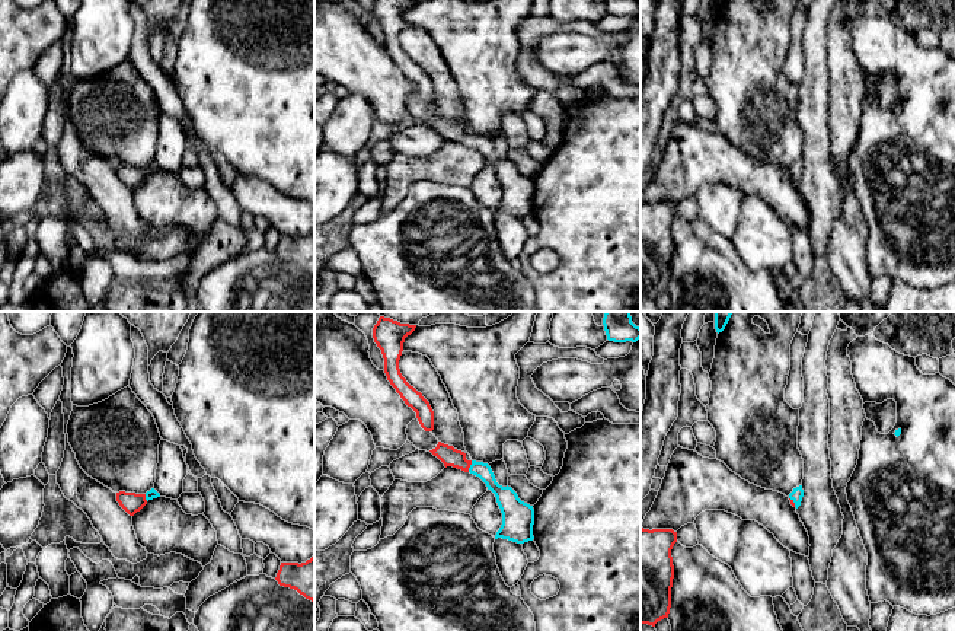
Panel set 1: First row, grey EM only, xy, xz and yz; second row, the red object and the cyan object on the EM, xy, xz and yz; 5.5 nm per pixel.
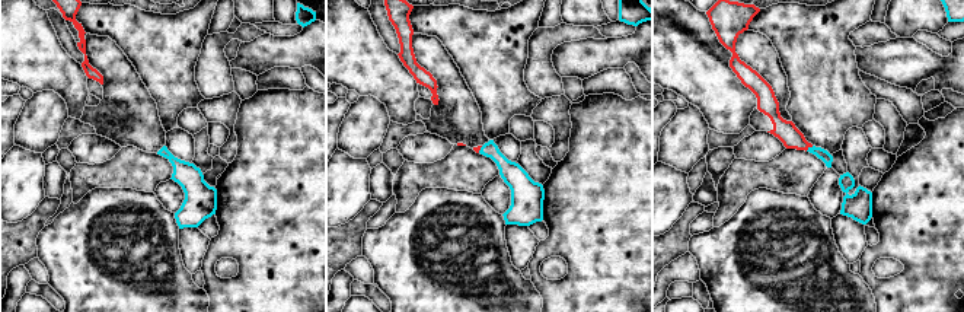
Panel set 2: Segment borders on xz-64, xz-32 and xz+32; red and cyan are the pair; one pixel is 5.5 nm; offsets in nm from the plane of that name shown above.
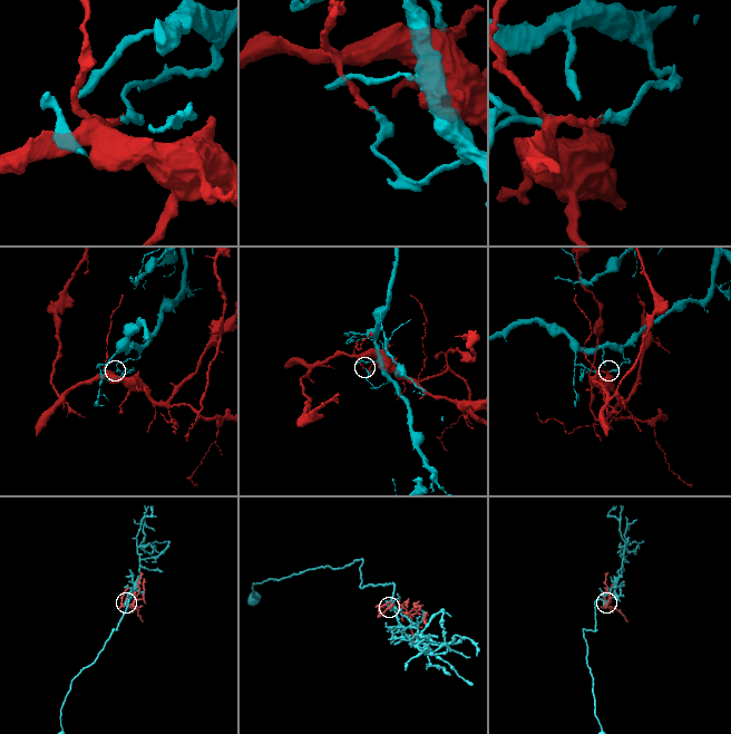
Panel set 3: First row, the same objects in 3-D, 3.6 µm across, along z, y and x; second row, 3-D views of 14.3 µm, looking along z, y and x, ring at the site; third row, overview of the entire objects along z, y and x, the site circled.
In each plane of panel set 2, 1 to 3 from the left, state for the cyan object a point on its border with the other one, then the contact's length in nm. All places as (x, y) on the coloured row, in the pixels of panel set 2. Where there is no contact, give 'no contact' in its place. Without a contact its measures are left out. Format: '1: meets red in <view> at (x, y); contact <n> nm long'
1: no contact
2: meets red in xz-32 at (479, 149); contact 50 nm long
3: meets red in xz+32 at (808, 146); contact 50 nm long

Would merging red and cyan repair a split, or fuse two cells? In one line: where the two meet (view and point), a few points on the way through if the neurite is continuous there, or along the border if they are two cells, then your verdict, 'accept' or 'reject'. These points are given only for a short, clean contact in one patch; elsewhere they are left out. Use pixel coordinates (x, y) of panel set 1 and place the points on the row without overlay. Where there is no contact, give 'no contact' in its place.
xz (469, 140) | along xz (472, 134), (468, 144) | reject

